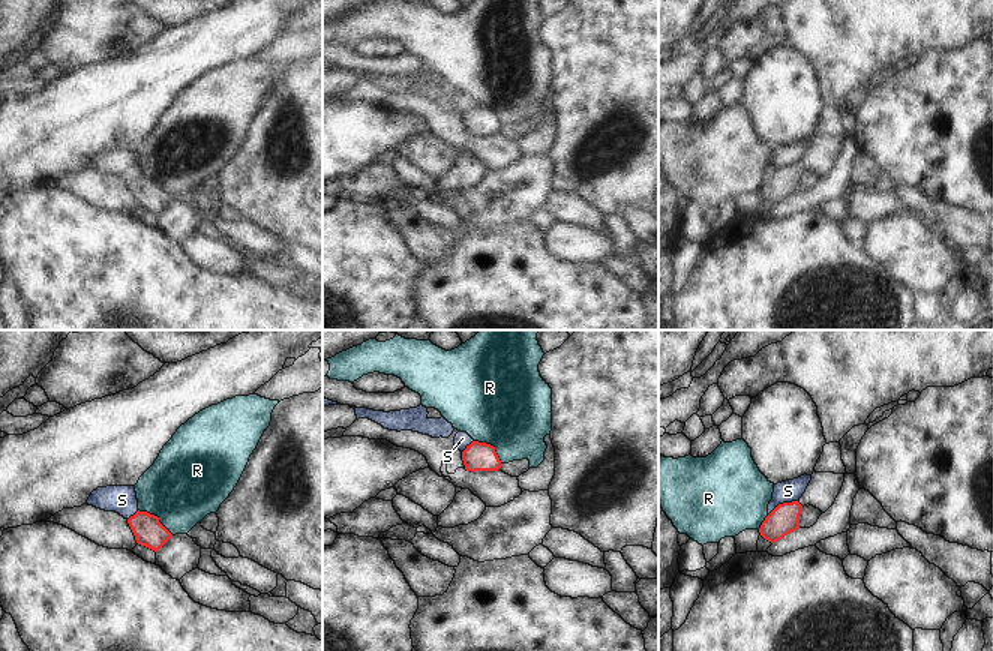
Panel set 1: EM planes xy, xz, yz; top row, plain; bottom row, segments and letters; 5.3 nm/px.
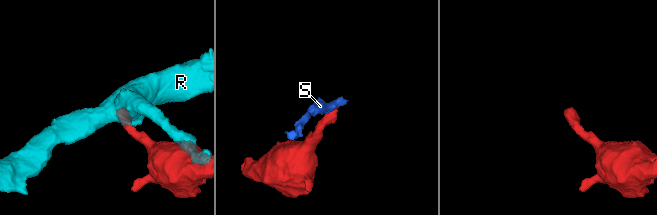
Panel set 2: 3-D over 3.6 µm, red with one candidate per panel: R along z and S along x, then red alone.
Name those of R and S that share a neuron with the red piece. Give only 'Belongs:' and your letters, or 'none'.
Belongs: none

